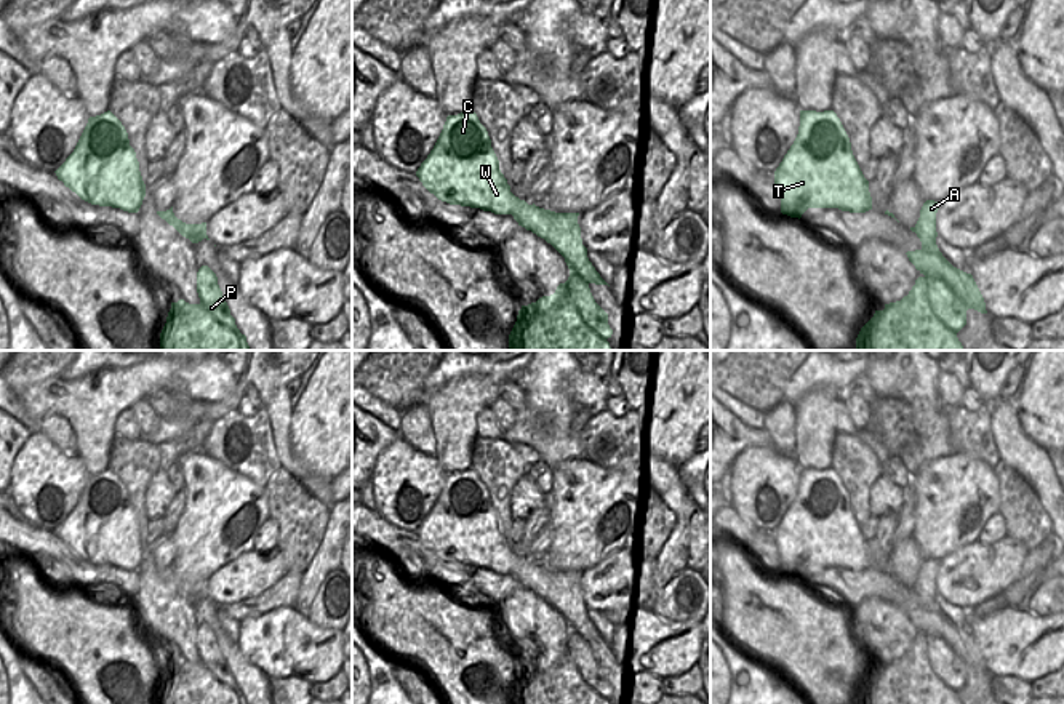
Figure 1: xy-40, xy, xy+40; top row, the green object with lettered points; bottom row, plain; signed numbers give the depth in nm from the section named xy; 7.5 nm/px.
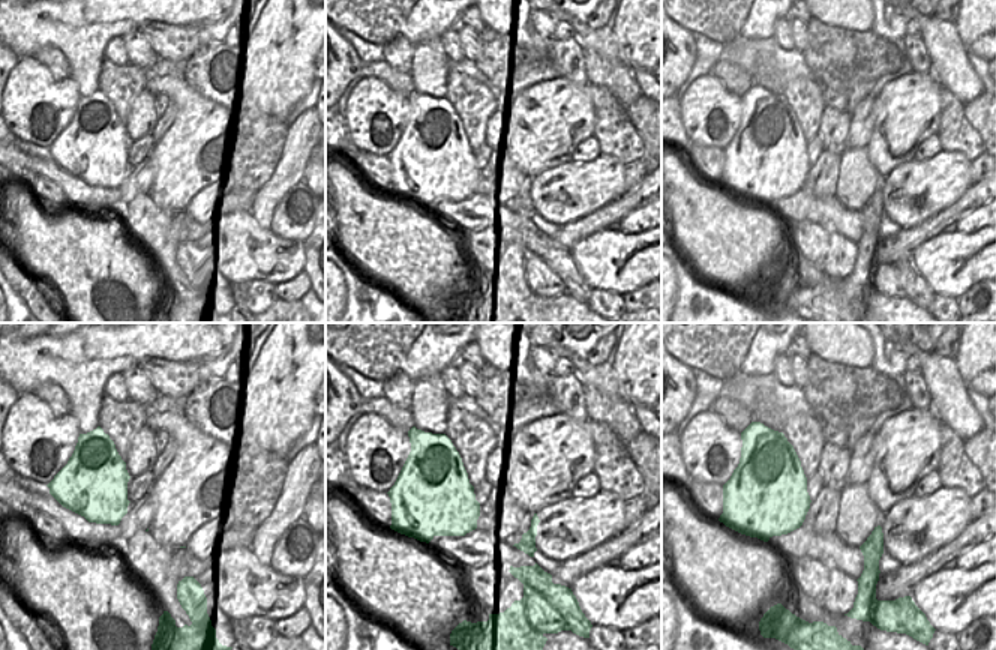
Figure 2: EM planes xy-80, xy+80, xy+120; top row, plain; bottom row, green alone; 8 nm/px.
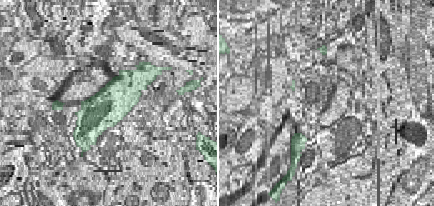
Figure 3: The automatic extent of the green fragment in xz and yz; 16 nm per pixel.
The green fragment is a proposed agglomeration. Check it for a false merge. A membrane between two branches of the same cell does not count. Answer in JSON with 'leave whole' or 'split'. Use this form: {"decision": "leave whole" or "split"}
{"decision": "split"}

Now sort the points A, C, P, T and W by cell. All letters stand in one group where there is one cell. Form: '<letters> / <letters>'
A P / C T W

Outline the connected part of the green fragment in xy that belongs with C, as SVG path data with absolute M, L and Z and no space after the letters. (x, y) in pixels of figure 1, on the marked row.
M474 110L446 117L416 176L430 194L450 205L512 214L522 202L510 192L488 131Z

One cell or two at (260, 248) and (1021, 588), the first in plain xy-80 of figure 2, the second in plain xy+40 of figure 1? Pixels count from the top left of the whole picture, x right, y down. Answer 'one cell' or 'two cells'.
two cells

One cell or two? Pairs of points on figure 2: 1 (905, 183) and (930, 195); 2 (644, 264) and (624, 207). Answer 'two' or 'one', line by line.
1: one
2: two

